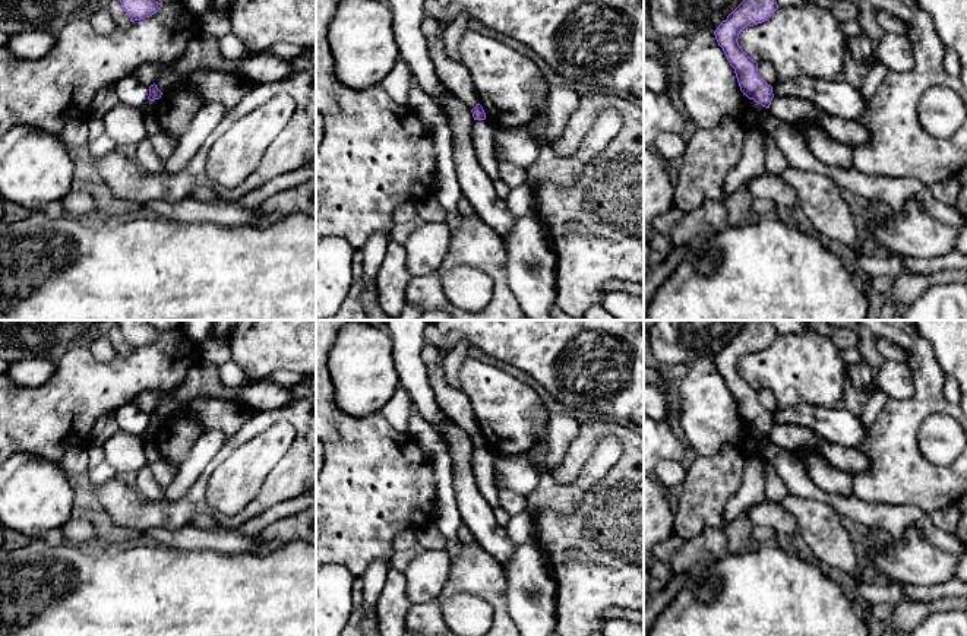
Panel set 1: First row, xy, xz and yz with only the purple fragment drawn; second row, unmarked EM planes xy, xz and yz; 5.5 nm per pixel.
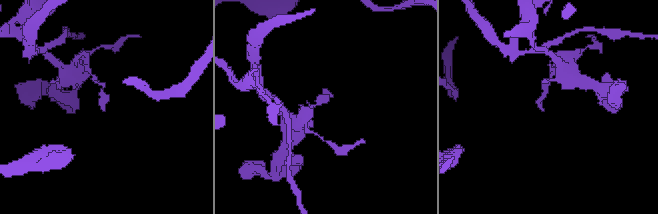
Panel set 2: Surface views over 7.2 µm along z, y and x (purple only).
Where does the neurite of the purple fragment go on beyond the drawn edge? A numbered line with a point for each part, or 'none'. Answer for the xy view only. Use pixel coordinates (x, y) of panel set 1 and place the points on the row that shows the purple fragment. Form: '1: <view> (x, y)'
none

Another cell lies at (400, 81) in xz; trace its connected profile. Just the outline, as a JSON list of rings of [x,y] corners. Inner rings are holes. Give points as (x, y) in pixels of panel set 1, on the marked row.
[[[398,58],[394,69],[388,73],[386,79],[382,82],[383,89],[386,91],[388,96],[396,107],[407,107],[408,95],[414,85],[414,77],[407,66],[401,58]]]

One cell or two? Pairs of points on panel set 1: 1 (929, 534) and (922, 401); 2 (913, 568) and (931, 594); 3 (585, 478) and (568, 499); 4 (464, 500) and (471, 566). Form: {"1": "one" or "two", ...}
{"1": "two", "2": "two", "3": "one", "4": "two"}

